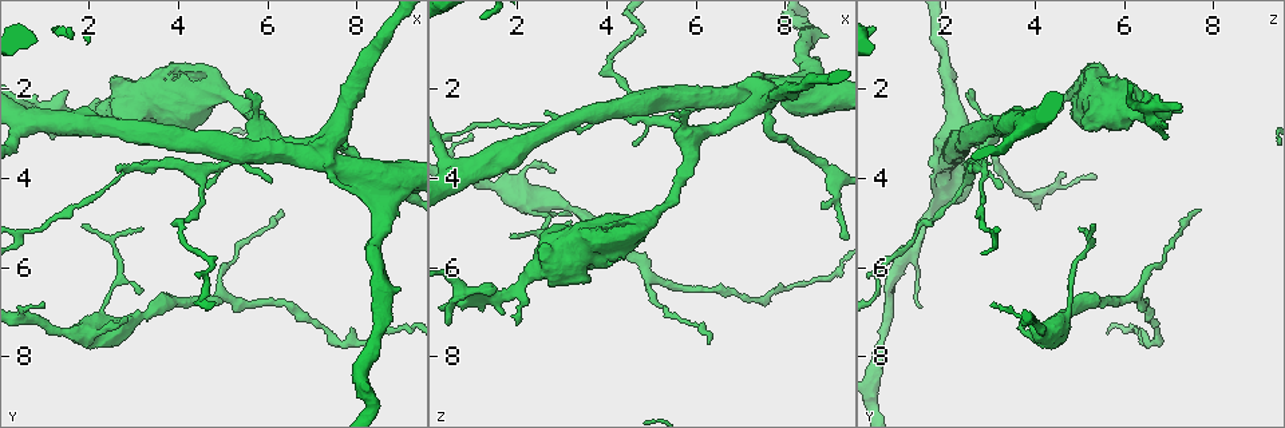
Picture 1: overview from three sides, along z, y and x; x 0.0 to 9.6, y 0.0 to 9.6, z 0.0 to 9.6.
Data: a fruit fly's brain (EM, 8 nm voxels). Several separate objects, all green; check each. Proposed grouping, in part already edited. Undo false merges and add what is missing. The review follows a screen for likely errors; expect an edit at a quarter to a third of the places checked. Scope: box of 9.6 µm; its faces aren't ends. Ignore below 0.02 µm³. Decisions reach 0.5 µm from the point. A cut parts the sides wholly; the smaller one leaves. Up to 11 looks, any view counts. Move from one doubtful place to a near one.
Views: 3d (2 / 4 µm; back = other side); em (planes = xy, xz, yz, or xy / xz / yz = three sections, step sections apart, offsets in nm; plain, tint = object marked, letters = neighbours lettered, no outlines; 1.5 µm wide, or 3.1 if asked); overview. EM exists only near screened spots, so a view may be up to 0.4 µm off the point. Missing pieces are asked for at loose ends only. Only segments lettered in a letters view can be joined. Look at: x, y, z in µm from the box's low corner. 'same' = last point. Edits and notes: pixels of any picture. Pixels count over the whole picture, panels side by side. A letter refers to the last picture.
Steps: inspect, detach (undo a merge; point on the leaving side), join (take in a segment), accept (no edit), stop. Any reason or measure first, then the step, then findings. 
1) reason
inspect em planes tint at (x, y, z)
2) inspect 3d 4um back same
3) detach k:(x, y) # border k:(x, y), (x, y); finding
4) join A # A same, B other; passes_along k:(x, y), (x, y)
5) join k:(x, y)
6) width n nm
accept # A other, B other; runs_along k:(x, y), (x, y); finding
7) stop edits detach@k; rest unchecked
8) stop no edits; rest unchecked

sudden change in width
inspect 3d 4um back at (7.60, 3.25, 2.75)

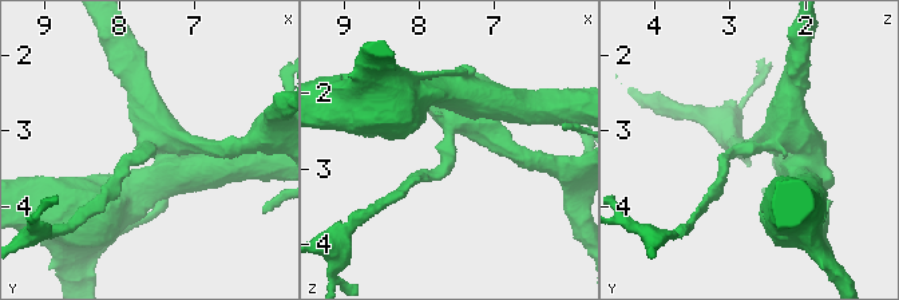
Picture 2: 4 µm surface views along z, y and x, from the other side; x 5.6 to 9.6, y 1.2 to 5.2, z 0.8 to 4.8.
arms 4
inspect em xy step 8 letters at (7.60, 3.25, 2.70)

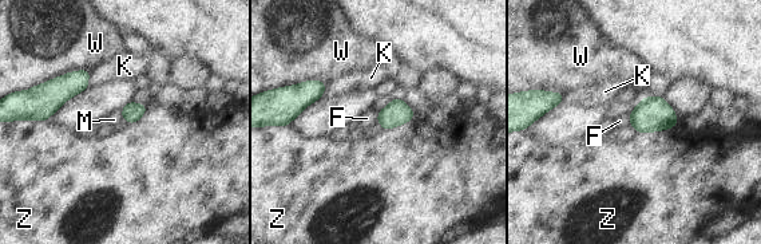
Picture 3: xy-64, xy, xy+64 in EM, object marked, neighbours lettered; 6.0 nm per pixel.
accept # F other, K other, M other, W other, Z other; border 3:(376, 113), (377, 121); one neuron here

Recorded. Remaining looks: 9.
tapers out
inspect 3d 4um at (8.80, 4.00, 4.70)

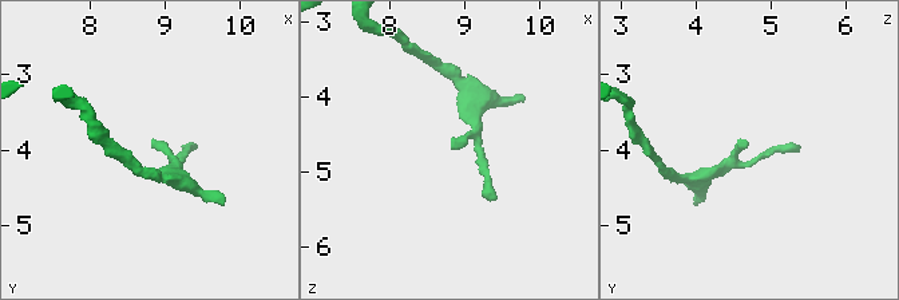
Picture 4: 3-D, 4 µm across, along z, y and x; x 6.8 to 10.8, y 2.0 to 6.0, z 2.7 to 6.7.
shape alone is not enough
inspect em xy step 8 tint at (8.85, 3.95, 4.65)

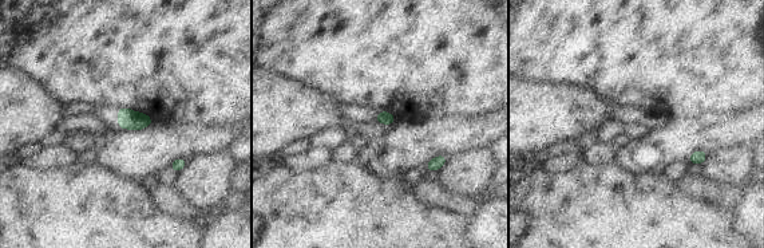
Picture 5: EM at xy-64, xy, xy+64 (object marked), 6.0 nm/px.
inspect em planes letters same

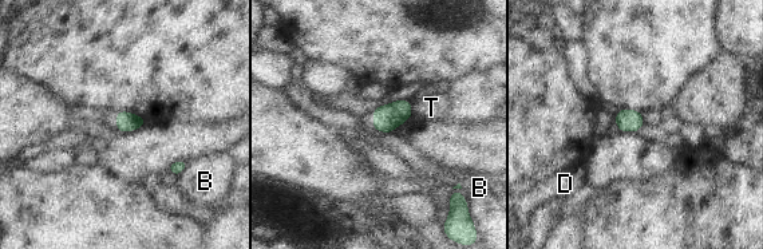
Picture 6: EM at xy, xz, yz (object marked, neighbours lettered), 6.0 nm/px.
longest_contact B 110 nm
accept # B other, D other, T other; border 6:(412, 105), (411, 117); none of them fits

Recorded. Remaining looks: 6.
inspect em xz step 8 tint at (4.60, 4.25, 3.30)

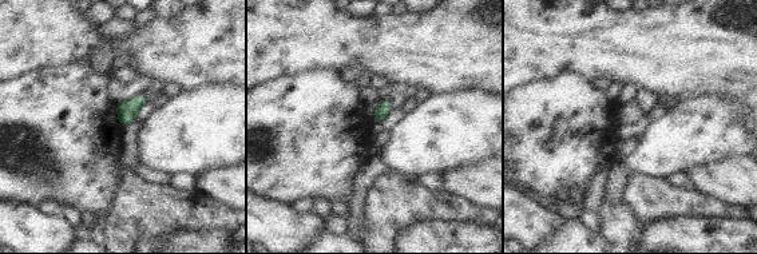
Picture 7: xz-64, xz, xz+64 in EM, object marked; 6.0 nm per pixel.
cut it another way
inspect em planes letters same

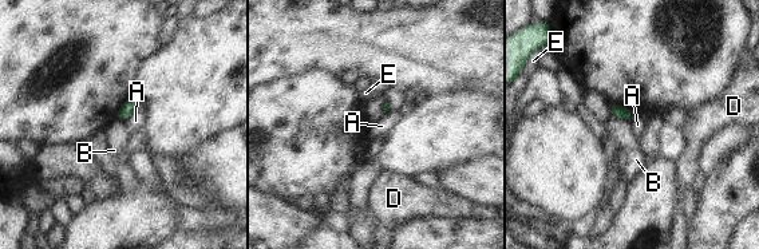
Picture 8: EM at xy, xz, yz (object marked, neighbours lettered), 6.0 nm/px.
accept # A other, B other, D other, E other; border 8:(139, 102), (123, 122); no lettered segment goes on from it

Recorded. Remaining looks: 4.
free end
inspect em planes plain at (2.55, 3.80, 2.60)

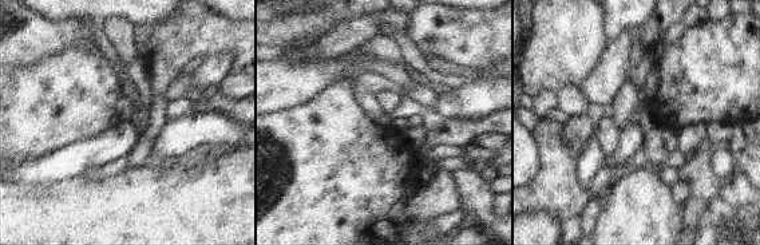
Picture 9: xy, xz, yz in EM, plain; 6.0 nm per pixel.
inspect em planes letters same

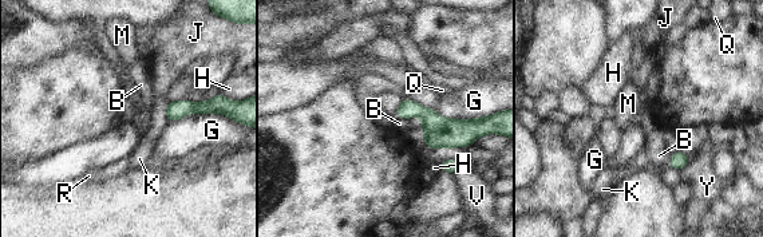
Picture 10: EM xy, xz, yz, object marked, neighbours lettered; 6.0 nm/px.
accept # B other, G other, H other, J other, K other, M other, Q other, R other, V other, Y other; border 10:(403, 99), (395, 115); no lettered segment goes on from it

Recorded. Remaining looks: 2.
stop no edits; rest unchecked

